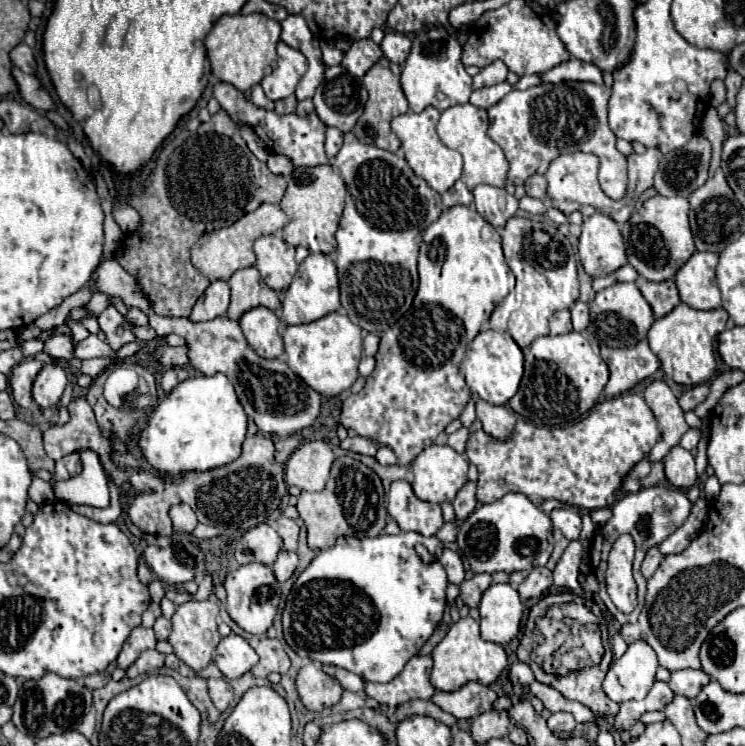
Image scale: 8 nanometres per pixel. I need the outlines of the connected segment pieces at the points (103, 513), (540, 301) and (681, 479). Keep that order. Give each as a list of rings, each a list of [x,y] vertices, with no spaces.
[[[118,492],[112,494],[112,502],[108,508],[94,508],[94,506],[70,506],[76,514],[82,514],[82,516],[88,516],[96,522],[116,522],[122,514],[122,508],[120,508],[120,498],[118,498]]]
[[[514,216],[502,230],[502,248],[506,262],[516,276],[516,308],[508,320],[508,334],[520,348],[530,346],[536,338],[548,334],[548,320],[554,312],[570,308],[578,298],[578,276],[576,276],[576,256],[566,236],[558,236],[558,232],[550,224],[532,222],[528,218]]]
[[[676,446],[668,452],[668,456],[664,458],[664,466],[666,466],[668,482],[676,488],[690,488],[698,480],[694,456],[682,446]]]

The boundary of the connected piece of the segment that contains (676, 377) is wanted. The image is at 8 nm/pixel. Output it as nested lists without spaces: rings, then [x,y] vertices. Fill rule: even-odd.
[[[678,304],[670,314],[654,320],[648,330],[648,342],[652,352],[660,358],[662,370],[668,378],[682,386],[696,386],[712,376],[716,368],[714,360],[714,338],[726,328],[728,312],[724,308],[716,310],[696,310],[688,304]]]

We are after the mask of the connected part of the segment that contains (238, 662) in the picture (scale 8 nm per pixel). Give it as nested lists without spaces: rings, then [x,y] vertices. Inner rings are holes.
[[[234,632],[226,638],[222,638],[214,652],[214,664],[220,668],[220,672],[228,680],[240,678],[256,662],[258,662],[258,654],[252,650],[252,646],[242,636],[238,636]]]

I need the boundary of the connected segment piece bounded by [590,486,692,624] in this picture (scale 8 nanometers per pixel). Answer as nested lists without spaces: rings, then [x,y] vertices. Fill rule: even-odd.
[[[652,486],[652,488],[642,488],[640,492],[636,494],[626,494],[622,498],[618,498],[618,502],[612,506],[612,518],[596,530],[596,534],[592,536],[592,548],[590,548],[590,564],[592,564],[592,570],[600,582],[600,598],[602,602],[606,604],[608,612],[620,622],[620,624],[634,624],[644,608],[644,596],[646,596],[646,578],[644,574],[640,572],[640,564],[648,552],[648,548],[652,546],[658,546],[668,534],[672,534],[676,528],[680,528],[680,524],[684,524],[684,520],[688,518],[690,514],[690,500],[686,498],[686,494],[682,494],[680,490],[672,490],[672,488],[666,488],[666,486]],[[622,534],[630,534],[636,542],[636,560],[633,561],[633,576],[636,578],[636,584],[638,584],[638,608],[632,612],[632,614],[624,614],[620,612],[610,596],[606,594],[606,584],[604,584],[604,572],[606,572],[606,558],[608,558],[608,552],[612,550],[612,544],[616,542],[618,536]]]

